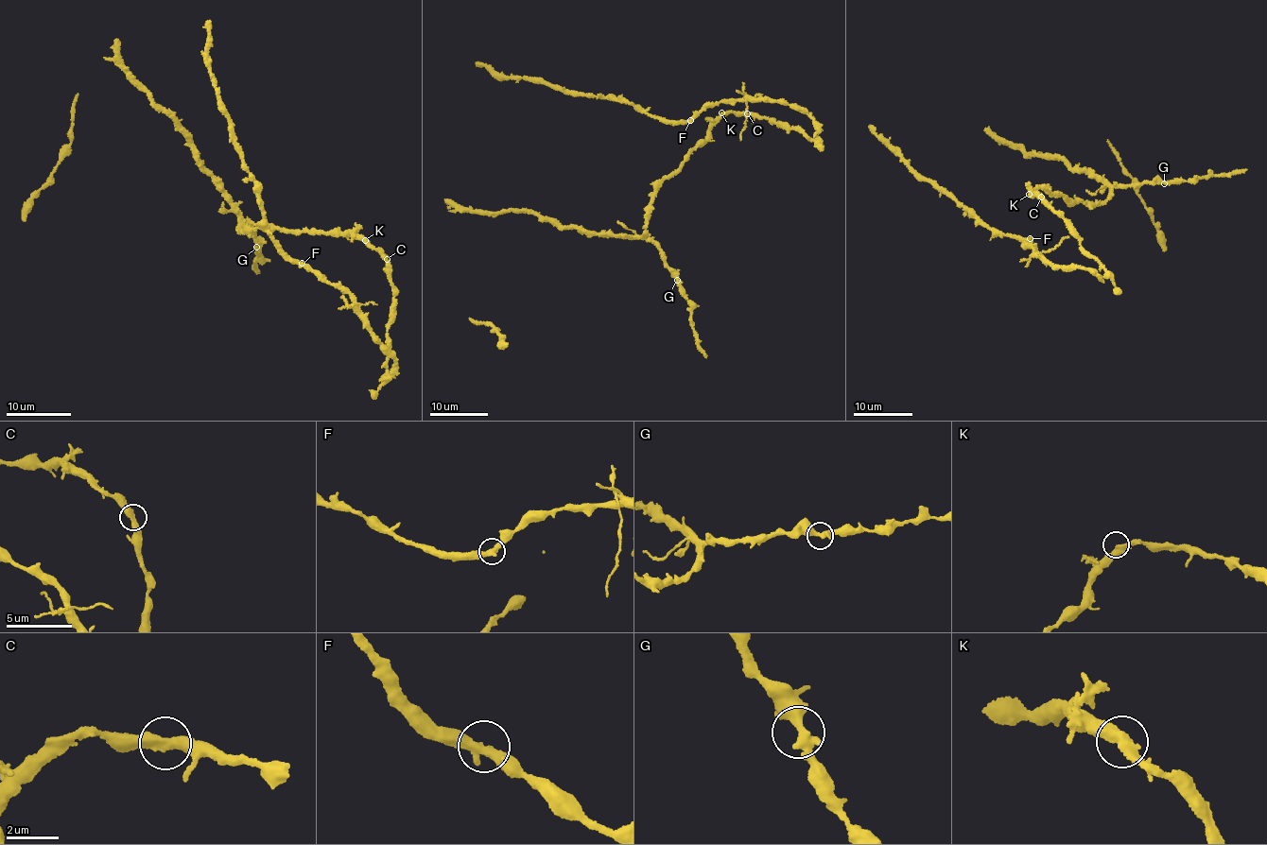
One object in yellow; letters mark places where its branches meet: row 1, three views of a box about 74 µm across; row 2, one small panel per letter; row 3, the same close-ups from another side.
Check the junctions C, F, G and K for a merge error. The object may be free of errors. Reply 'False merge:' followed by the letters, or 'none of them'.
False merge: none of them

